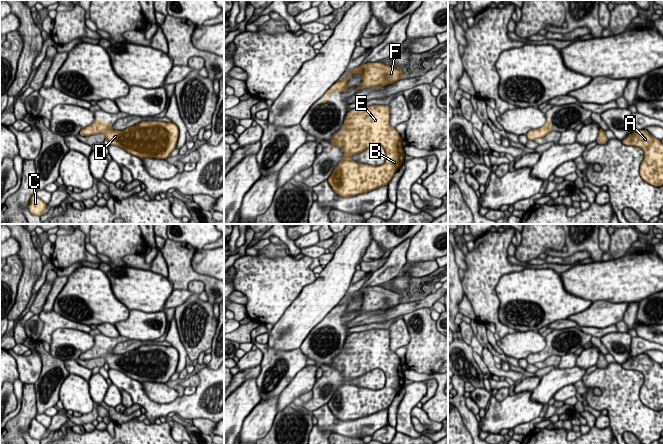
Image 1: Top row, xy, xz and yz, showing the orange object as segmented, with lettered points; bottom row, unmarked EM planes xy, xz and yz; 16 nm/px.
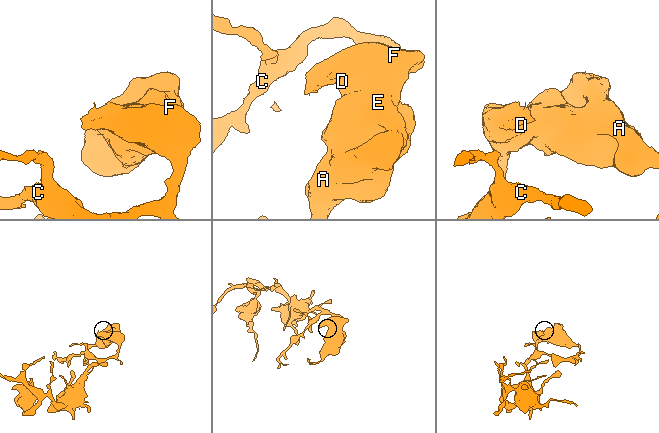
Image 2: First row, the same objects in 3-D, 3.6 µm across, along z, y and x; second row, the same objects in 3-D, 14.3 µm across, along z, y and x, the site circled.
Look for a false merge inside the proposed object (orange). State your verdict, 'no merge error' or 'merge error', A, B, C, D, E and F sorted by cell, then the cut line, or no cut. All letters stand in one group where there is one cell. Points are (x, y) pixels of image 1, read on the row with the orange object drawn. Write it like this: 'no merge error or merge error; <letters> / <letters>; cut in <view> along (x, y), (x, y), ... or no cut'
no merge error; A B C D E F; no cut

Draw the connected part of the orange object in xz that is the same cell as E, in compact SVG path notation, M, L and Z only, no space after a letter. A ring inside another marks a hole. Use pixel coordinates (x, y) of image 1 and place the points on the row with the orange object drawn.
M371 105L351 109L344 119L342 128L332 136L329 143L340 147L345 153L327 179L339 196L355 196L388 185L397 169L403 164L405 153L402 148L402 139L396 129L390 125L390 115L389 105ZM374 145L381 145L385 150L385 162L382 165L362 164L349 157Z

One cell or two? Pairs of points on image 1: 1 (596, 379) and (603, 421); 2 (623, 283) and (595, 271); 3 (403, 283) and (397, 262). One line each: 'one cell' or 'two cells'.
1: two cells
2: one cell
3: two cells

